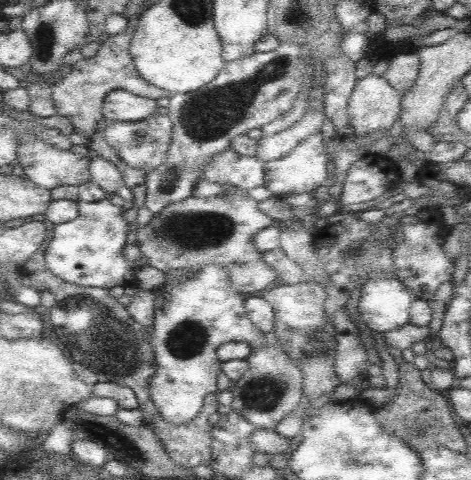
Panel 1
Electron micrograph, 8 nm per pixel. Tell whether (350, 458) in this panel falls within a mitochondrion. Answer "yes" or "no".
yes

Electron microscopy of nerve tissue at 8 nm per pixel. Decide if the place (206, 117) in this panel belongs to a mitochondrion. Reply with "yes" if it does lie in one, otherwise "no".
yes

